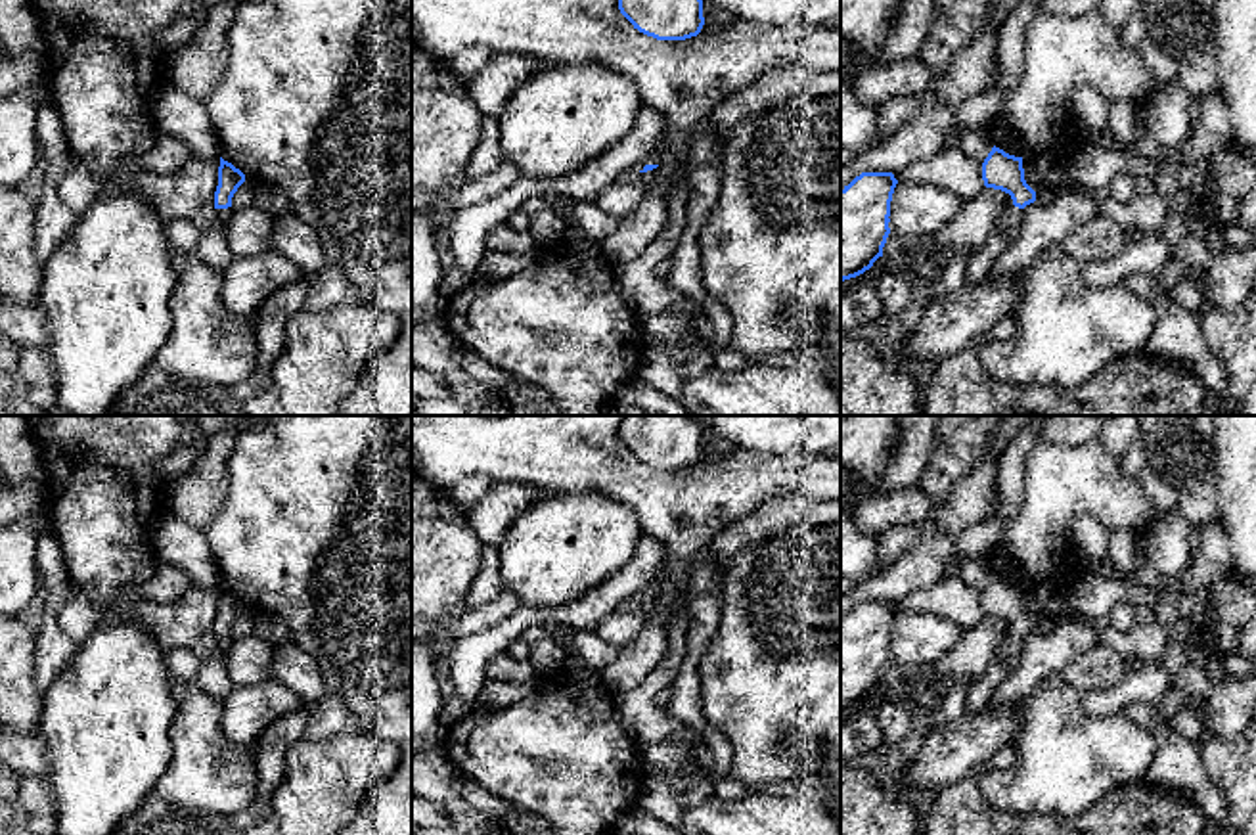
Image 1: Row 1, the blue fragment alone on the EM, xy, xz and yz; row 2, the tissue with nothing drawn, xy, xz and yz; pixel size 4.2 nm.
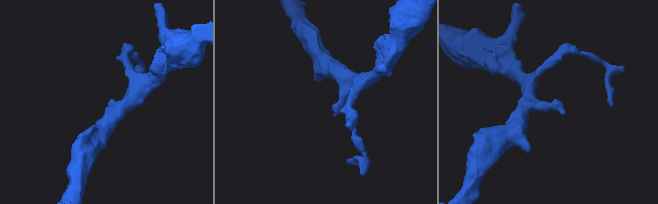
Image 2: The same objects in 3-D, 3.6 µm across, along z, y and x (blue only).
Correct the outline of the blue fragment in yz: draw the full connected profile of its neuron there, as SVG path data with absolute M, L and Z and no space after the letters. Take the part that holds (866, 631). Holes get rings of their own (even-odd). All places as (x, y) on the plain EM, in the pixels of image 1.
M862 601L841 619L841 709L850 709L883 686L890 663L892 601Z

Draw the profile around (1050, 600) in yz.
M1040 582L1022 588L1024 609L1032 619L1049 617L1059 622L1068 607L1068 586L1063 582Z

